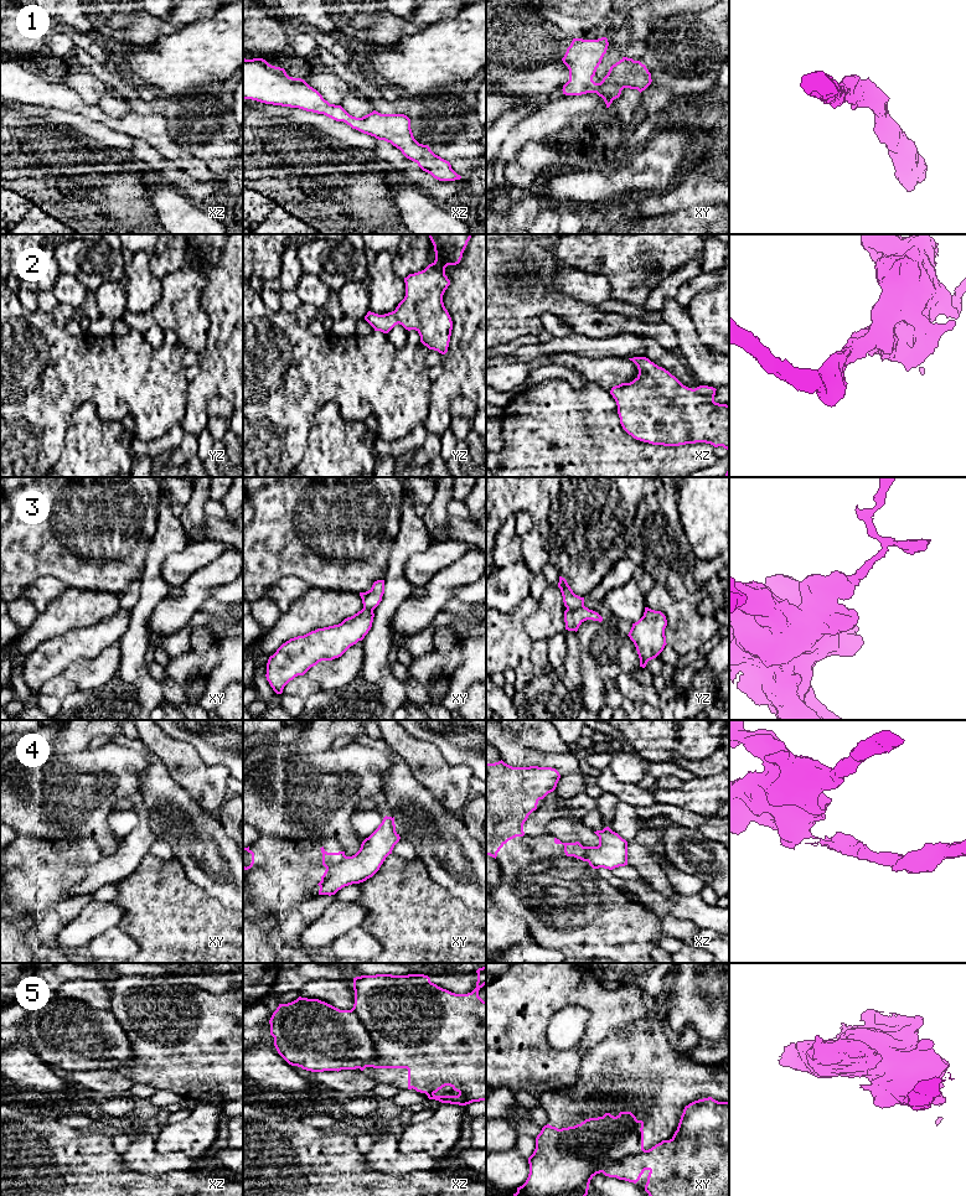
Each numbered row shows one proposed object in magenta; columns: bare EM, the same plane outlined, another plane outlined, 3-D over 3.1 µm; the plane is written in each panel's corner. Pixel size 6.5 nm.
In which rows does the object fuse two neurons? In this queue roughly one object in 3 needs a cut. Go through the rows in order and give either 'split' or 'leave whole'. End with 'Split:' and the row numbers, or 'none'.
1: leave whole
2: leave whole
3: split
4: split
5: split
Split: 3, 4, 5

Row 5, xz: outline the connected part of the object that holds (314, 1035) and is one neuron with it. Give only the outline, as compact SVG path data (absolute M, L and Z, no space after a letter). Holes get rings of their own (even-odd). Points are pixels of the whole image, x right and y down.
M299 996L288 1004L279 1004L270 1020L270 1035L278 1053L291 1066L311 1072L356 1070L360 1065L371 1066L377 1060L374 1044L370 1032L357 1014L351 1010L340 1010L319 999Z

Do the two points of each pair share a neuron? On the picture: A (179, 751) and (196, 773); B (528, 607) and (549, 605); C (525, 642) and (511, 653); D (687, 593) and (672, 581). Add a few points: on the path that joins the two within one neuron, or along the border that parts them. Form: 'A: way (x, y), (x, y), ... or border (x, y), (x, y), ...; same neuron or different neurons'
A: way (179, 756), (191, 769); same neuron
B: border (538, 600), (525, 621), (528, 635); different neurons
C: way (521, 643), (515, 650); same neuron
D: way (683, 589), (676, 581); same neuron

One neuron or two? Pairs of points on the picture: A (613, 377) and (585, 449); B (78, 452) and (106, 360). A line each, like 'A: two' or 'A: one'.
A: two
B: two

